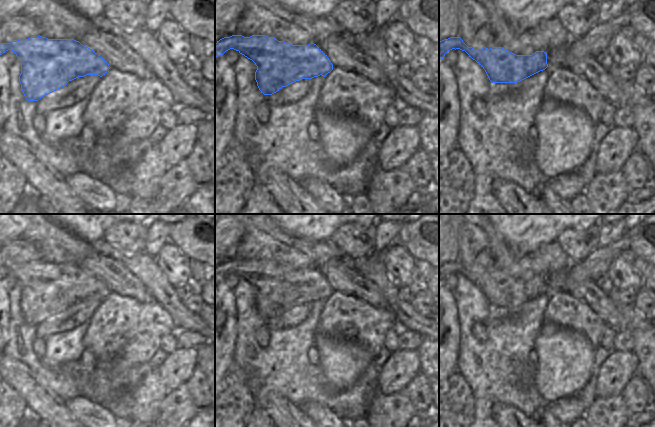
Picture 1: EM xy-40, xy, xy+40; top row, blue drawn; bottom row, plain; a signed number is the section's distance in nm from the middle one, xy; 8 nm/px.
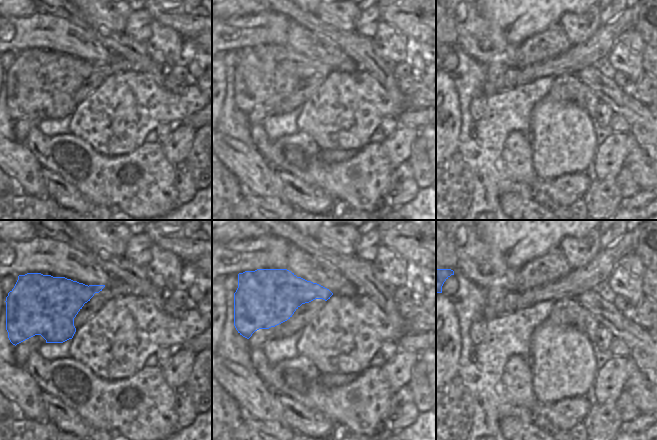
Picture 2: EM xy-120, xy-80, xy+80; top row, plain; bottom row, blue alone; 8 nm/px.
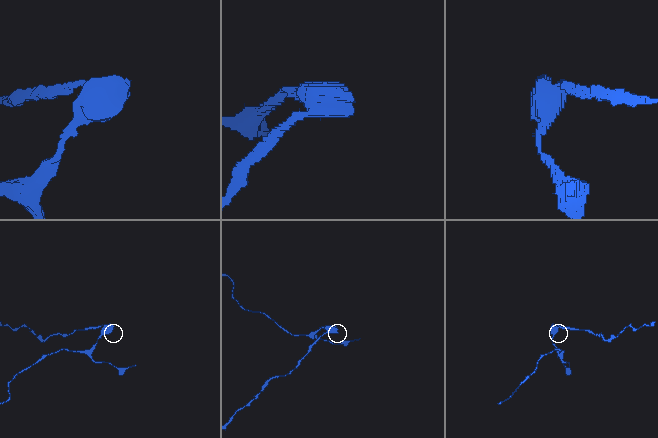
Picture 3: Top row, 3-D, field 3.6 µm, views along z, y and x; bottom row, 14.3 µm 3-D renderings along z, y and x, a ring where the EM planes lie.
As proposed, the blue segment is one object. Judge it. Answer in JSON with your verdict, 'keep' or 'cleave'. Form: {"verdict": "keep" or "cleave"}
{"verdict": "cleave"}

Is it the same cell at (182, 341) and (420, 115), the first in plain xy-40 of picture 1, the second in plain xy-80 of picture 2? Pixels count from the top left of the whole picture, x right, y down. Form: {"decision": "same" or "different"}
{"decision": "same"}

